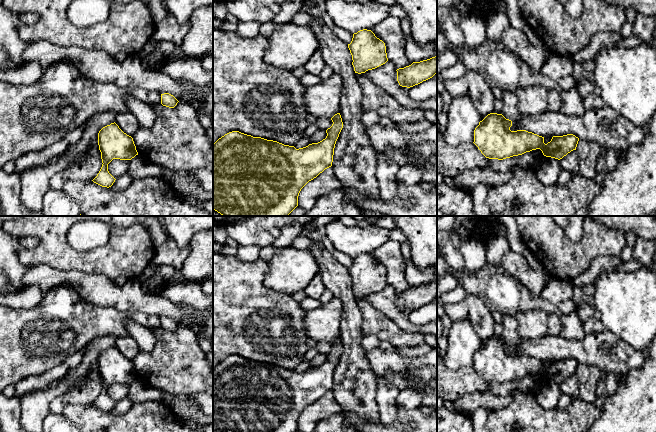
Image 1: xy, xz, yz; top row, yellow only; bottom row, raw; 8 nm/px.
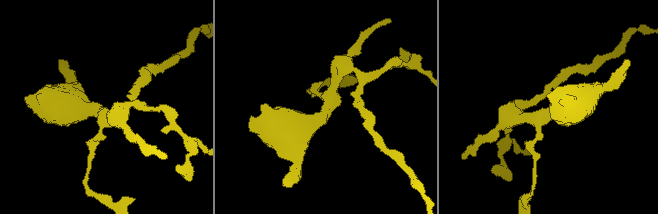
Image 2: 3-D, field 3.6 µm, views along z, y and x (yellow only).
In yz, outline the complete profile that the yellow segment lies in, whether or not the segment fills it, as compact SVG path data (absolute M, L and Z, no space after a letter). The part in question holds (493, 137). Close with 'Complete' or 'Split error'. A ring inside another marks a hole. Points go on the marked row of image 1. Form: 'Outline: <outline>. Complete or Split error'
Outline: M490 113L474 130L474 144L481 153L489 159L503 160L513 156L522 155L532 150L540 149L544 156L555 159L562 159L568 153L576 150L579 138L573 134L553 136L551 141L544 143L544 137L528 132L526 130L511 131L512 121L506 119L502 114Z. Complete

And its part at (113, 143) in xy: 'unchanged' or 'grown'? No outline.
unchanged

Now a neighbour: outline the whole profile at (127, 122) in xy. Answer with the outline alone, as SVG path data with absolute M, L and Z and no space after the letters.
M130 112L118 113L115 123L124 133L131 137L140 127L137 118Z

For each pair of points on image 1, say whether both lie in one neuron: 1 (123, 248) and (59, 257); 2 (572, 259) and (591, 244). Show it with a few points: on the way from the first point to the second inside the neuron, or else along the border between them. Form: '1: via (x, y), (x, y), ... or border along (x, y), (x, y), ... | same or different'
1: via (107, 258), (75, 258) | same
2: via (577, 257), (586, 249) | same

